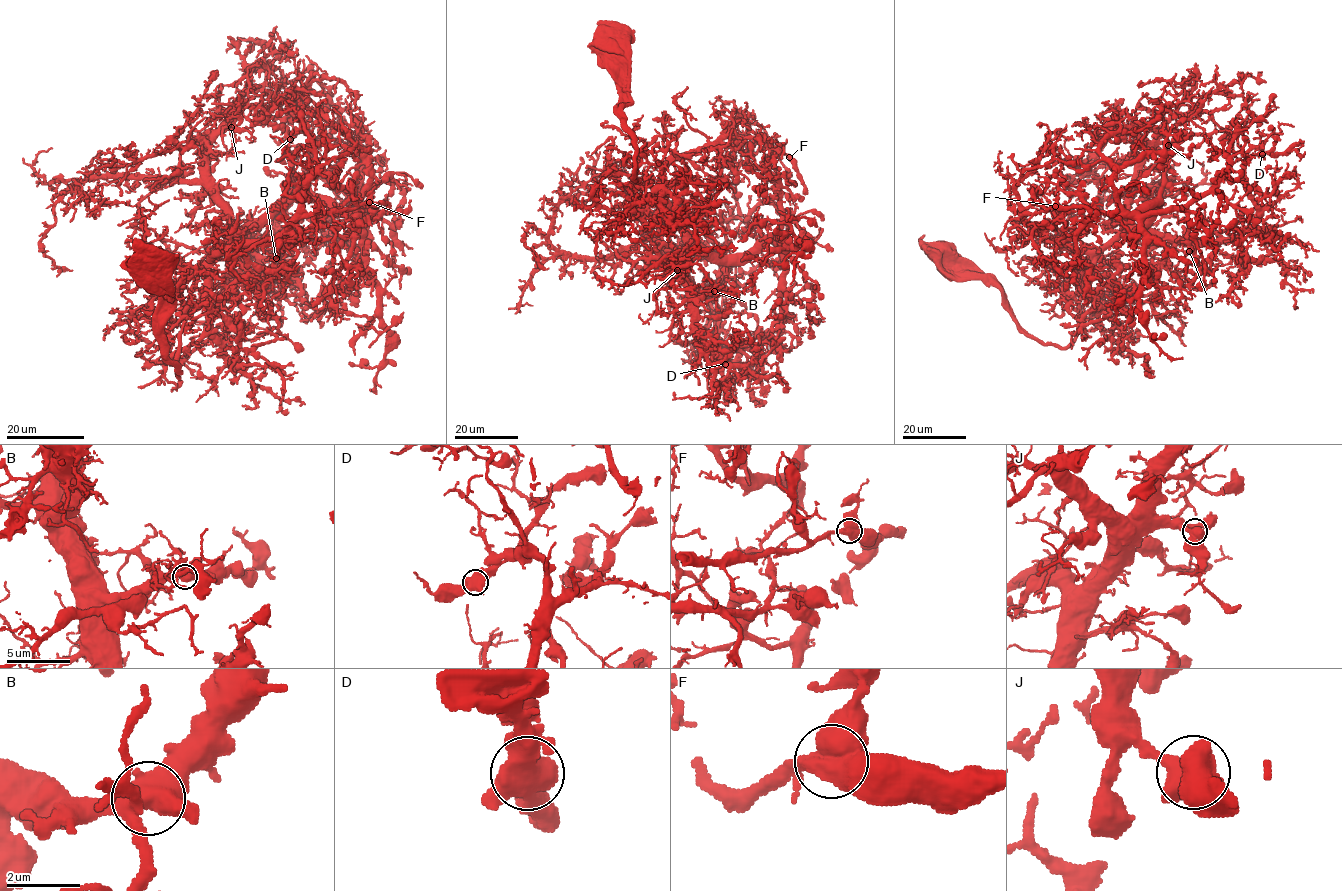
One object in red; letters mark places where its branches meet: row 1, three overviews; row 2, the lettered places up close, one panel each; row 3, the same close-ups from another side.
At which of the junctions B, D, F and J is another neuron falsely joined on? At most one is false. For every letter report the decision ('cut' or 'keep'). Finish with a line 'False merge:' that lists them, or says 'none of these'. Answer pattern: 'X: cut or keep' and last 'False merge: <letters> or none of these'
B: keep
D: keep
F: keep
J: keep
False merge: none of these

